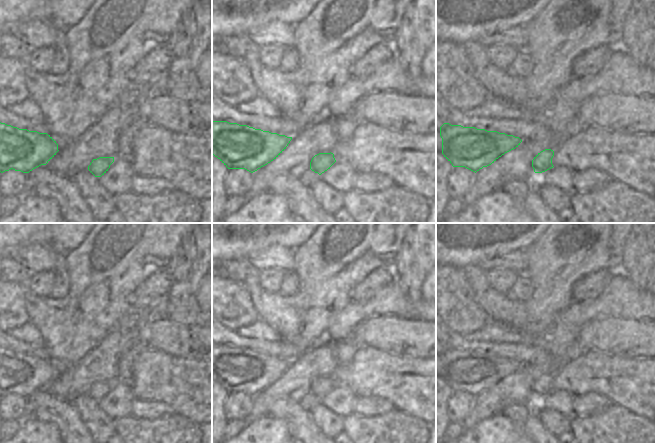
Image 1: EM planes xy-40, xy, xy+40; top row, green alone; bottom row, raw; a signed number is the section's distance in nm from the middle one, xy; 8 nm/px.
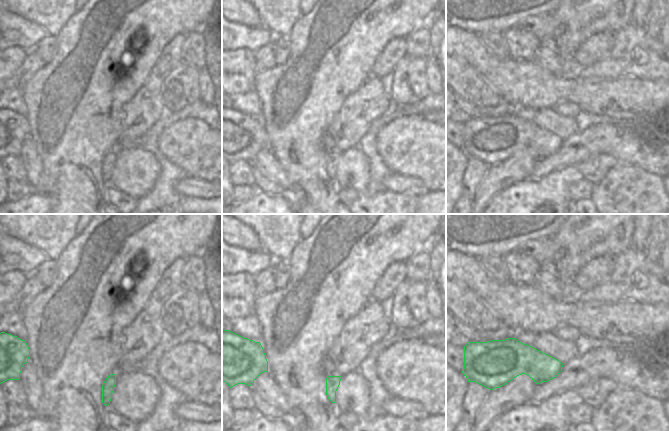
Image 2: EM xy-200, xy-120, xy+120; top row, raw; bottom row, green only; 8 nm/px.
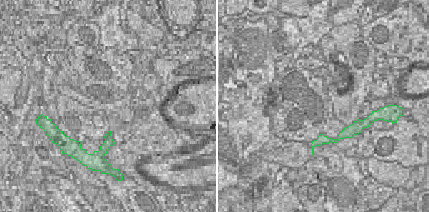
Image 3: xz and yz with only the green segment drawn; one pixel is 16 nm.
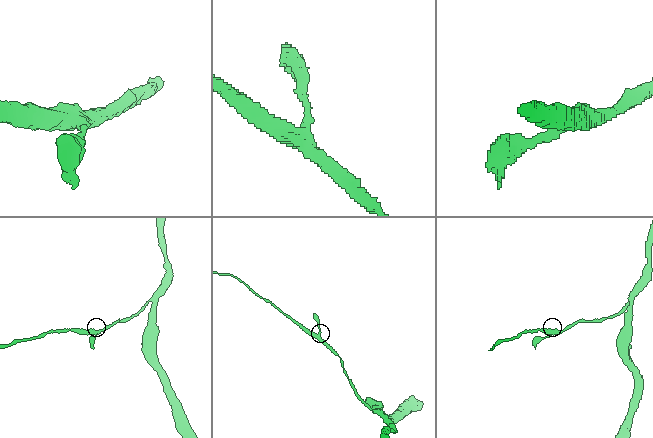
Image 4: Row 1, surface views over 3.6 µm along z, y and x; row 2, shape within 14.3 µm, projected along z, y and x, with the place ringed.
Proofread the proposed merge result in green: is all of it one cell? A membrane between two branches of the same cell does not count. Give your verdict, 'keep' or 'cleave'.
cleave

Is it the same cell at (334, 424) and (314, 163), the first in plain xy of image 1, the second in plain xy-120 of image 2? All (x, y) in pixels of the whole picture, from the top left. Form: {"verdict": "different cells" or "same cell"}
{"verdict": "same cell"}

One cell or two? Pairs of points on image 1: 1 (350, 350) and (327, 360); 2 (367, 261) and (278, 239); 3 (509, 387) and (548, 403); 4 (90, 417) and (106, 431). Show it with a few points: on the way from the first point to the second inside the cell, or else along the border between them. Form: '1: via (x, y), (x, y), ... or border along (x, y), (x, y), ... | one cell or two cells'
1: border along (334, 344), (334, 355), (339, 363) | two cells
2: border along (312, 233), (302, 244), (294, 249) | two cells
3: border along (532, 391), (532, 397), (529, 400) | two cells
4: via (94, 419), (102, 427) | one cell

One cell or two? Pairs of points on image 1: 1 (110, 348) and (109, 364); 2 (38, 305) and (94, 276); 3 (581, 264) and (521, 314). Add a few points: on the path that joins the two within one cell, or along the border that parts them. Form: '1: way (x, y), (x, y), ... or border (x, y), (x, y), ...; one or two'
1: way (109, 352), (109, 360); one
2: way (52, 305), (65, 305), (80, 290); one
3: way (566, 276), (536, 306); one

